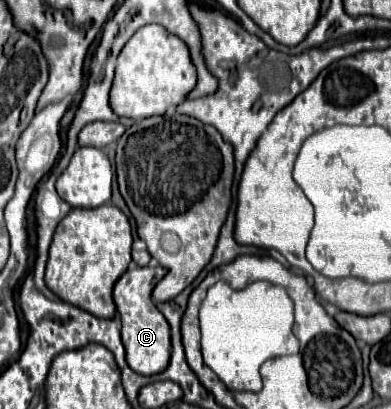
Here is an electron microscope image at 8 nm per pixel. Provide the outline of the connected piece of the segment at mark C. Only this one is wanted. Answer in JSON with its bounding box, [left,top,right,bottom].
[113,259,171,376]

